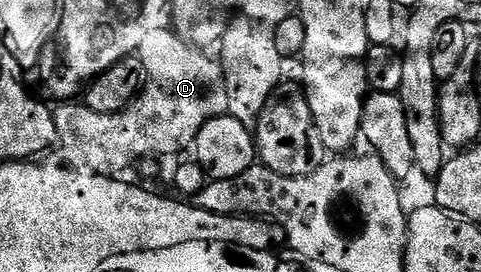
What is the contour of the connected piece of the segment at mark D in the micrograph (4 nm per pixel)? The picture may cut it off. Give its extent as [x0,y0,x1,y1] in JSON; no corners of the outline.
[52,27,228,177]

